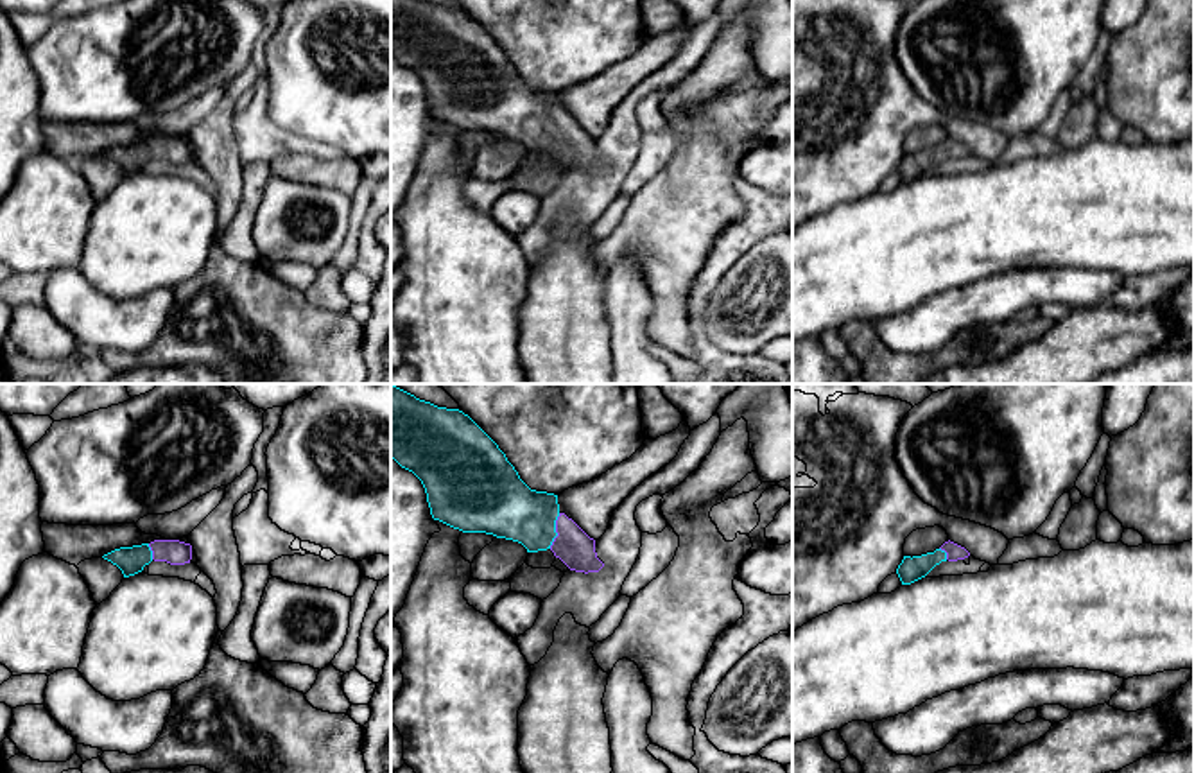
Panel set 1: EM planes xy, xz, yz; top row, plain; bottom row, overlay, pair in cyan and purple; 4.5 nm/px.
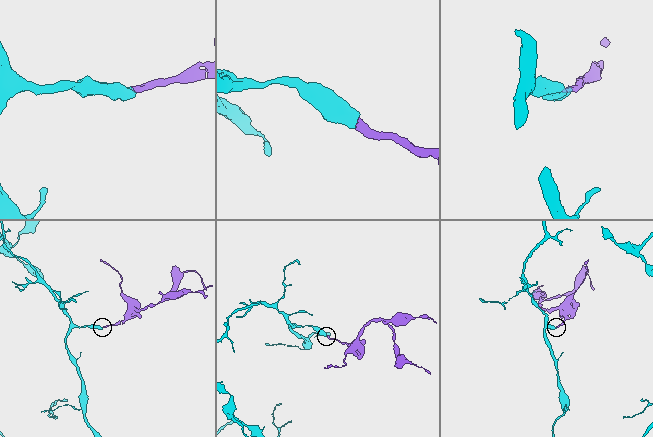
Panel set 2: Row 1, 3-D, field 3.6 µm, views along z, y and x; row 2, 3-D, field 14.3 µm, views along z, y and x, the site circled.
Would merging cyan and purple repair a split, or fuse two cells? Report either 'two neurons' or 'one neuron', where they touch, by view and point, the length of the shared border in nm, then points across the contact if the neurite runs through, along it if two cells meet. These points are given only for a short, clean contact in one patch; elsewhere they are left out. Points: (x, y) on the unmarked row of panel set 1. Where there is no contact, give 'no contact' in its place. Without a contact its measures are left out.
one neuron | xz (554, 130) | 170 nm | across xz (506, 106), (554, 130), (572, 144)

